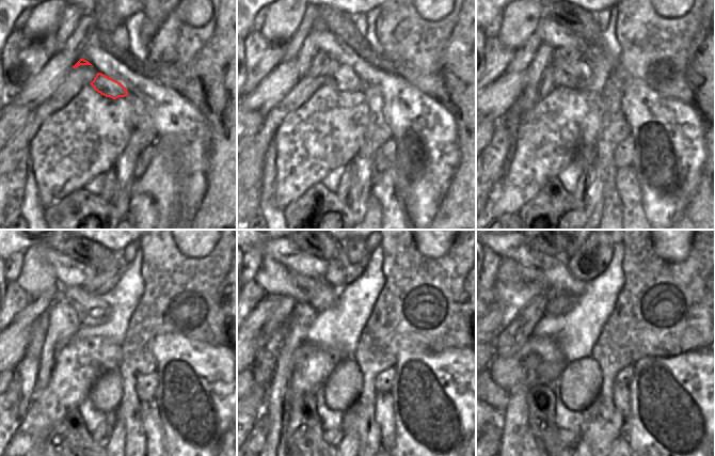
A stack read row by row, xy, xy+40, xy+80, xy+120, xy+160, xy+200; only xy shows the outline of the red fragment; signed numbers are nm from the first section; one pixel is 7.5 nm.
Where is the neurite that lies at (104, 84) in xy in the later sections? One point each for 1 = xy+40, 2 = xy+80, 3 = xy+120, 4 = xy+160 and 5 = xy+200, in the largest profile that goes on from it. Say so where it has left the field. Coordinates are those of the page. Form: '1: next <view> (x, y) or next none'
1: next xy+40 (340, 77)
2: next xy+80 (569, 69)
3: next xy+120 (92, 310)
4: next xy+160 (320, 296)
5: next xy+200 (528, 272)

